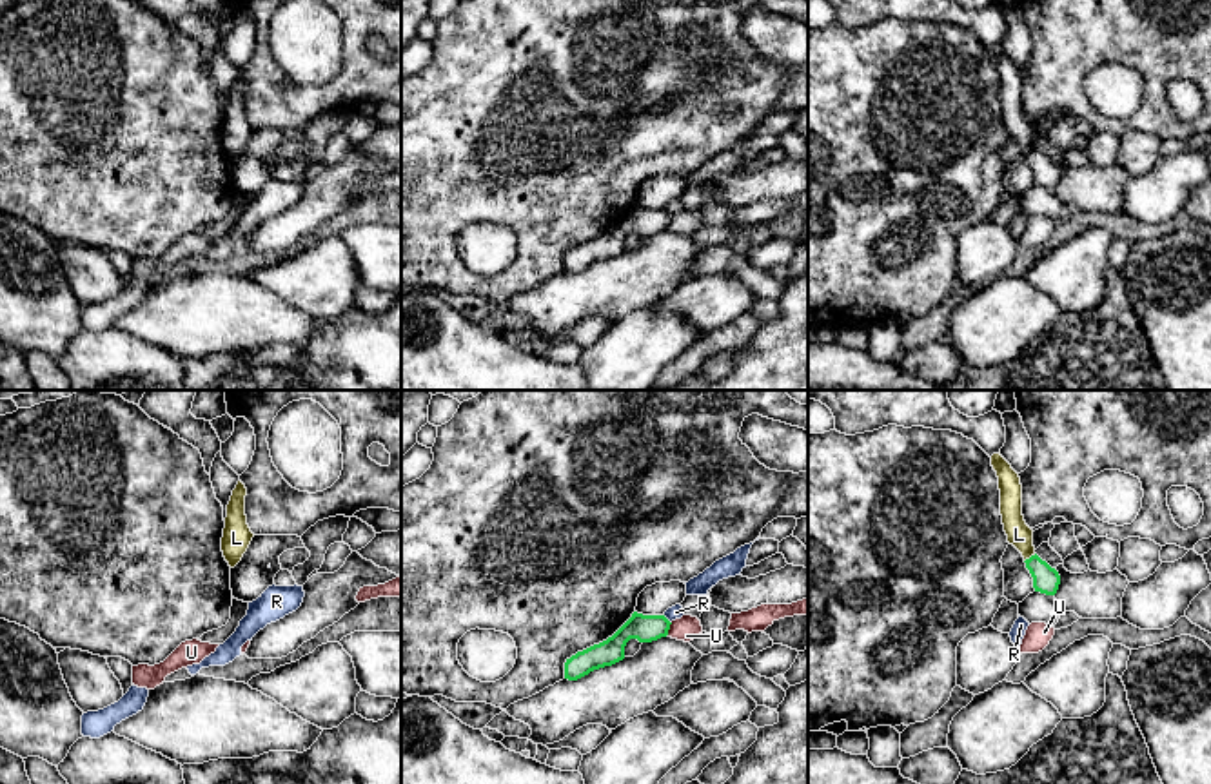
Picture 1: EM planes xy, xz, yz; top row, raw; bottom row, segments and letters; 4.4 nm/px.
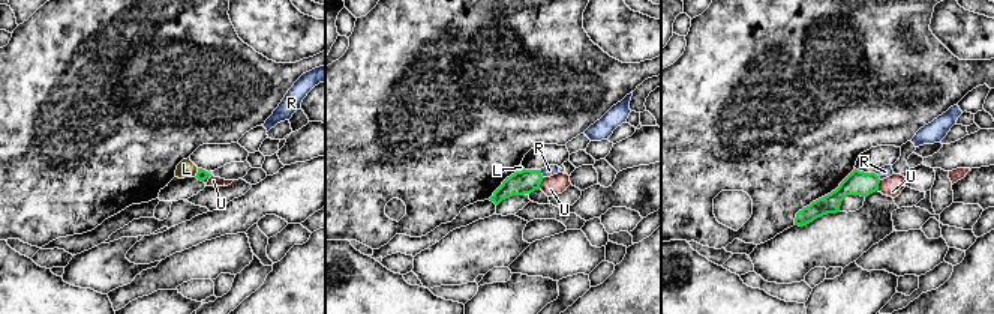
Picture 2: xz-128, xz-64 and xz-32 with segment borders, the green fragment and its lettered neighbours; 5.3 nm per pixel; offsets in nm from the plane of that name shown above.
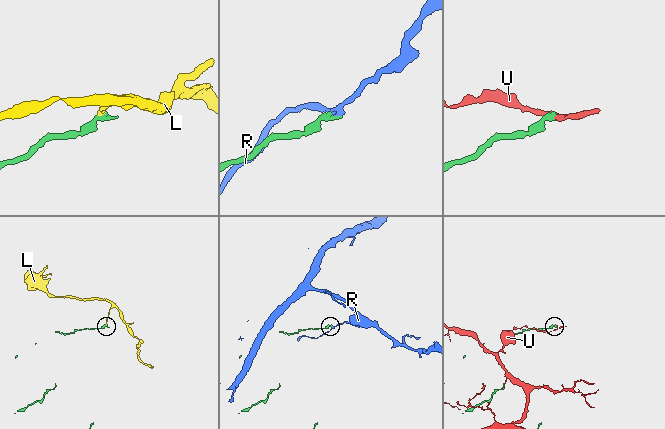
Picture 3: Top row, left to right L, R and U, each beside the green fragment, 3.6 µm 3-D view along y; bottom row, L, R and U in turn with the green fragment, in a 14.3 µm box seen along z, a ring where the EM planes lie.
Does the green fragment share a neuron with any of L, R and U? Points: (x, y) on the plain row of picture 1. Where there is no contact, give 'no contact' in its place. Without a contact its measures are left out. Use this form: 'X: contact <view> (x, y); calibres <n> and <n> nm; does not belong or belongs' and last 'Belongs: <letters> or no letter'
L: contact yz (1032, 149); calibres 120 and 110 nm; does not belong
R: contact xz (667, 213); calibres 120 and 60 nm; does not belong
U: contact xz (669, 222); calibres 120 and 110 nm; does not belong
Belongs: no letter

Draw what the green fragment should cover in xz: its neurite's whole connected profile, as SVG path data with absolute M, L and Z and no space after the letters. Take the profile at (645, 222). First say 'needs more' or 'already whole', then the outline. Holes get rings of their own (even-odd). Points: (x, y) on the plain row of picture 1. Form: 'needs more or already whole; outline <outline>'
already whole; outline M634 205L612 230L566 252L565 272L577 274L594 263L623 254L625 240L630 232L637 232L639 236L657 234L668 229L670 218L665 209L643 209Z

